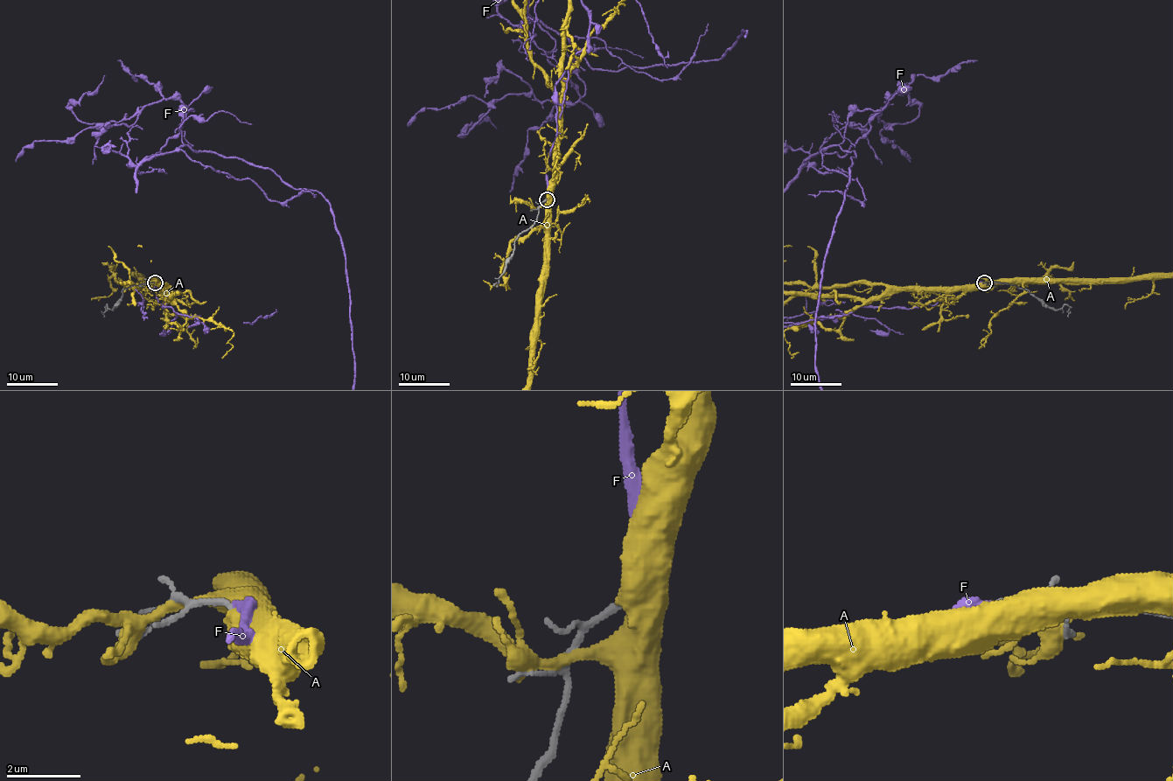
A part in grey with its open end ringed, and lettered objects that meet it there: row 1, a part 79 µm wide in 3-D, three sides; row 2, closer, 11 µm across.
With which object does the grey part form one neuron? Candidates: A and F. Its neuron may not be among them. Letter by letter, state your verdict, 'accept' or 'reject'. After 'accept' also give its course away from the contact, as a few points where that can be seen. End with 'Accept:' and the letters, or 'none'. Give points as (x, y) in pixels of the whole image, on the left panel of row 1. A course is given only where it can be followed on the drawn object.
A: reject
F: accept
Accept: F

